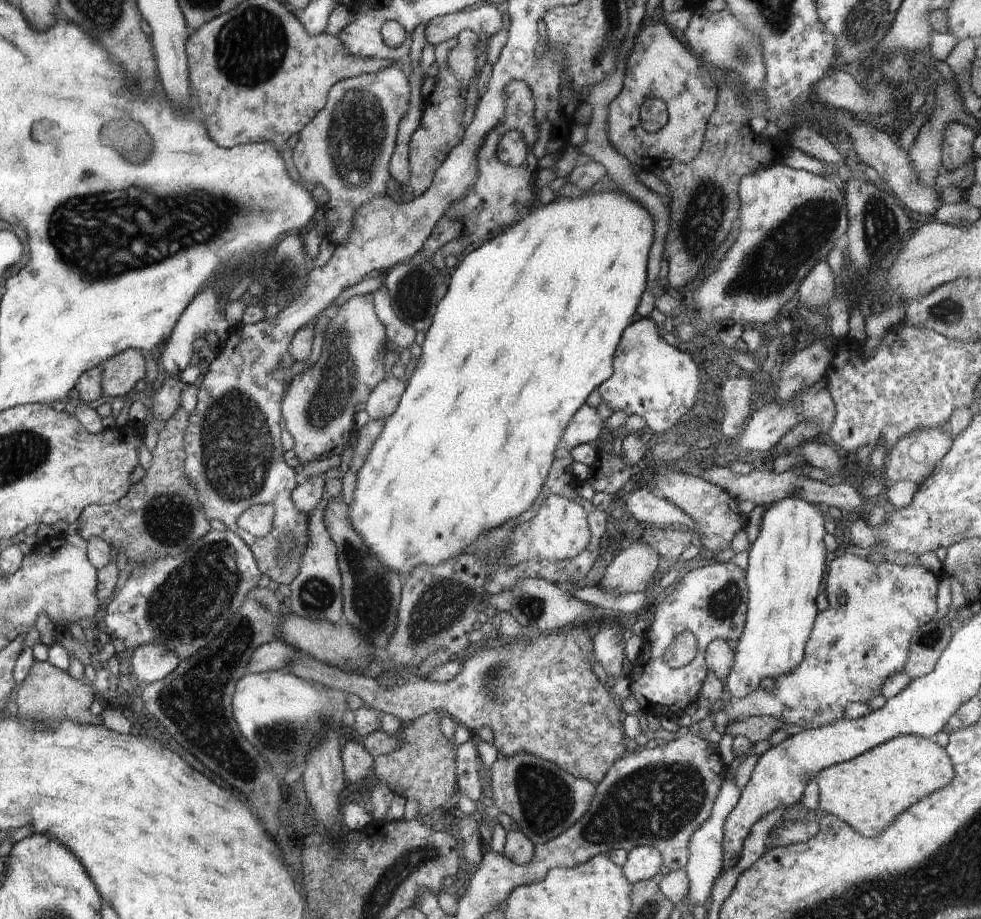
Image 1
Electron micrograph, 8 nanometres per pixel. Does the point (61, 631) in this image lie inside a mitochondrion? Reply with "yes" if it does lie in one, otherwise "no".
no

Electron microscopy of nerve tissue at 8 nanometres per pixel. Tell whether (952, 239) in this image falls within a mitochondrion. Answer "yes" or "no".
no

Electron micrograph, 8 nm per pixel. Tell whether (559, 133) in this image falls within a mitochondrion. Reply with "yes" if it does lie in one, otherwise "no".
no

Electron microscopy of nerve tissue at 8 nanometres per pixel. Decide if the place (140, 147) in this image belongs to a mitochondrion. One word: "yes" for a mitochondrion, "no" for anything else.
yes

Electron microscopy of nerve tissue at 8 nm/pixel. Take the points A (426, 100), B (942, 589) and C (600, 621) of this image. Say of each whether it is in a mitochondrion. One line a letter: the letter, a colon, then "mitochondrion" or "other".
A: other
B: other
C: other

